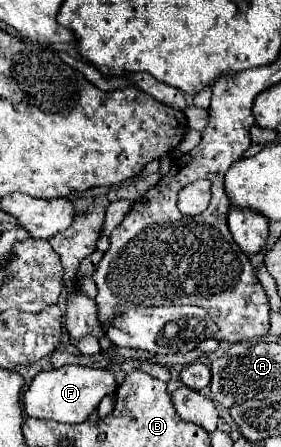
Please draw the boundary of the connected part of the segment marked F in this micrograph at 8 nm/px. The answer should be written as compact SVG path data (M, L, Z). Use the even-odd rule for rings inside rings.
M61 366L57 370L39 372L29 384L29 390L23 394L23 402L31 418L47 418L57 422L81 424L81 422L87 422L89 414L97 410L103 396L113 392L115 386L117 386L115 376L109 370L97 370L87 366Z

